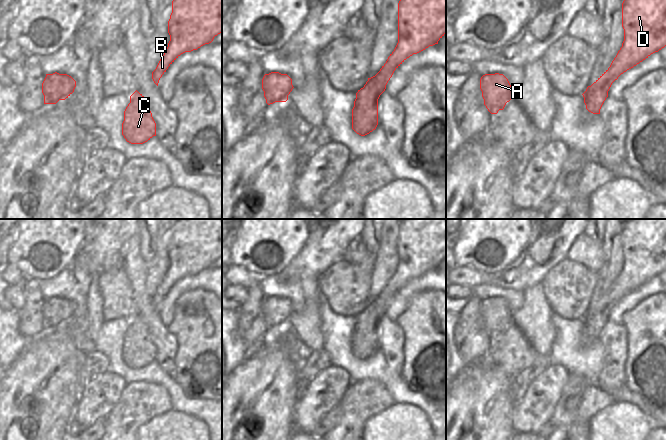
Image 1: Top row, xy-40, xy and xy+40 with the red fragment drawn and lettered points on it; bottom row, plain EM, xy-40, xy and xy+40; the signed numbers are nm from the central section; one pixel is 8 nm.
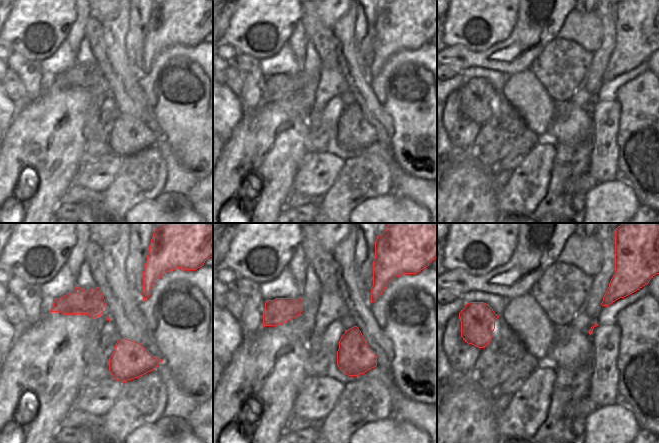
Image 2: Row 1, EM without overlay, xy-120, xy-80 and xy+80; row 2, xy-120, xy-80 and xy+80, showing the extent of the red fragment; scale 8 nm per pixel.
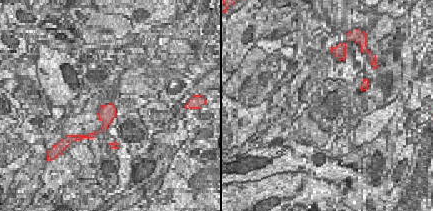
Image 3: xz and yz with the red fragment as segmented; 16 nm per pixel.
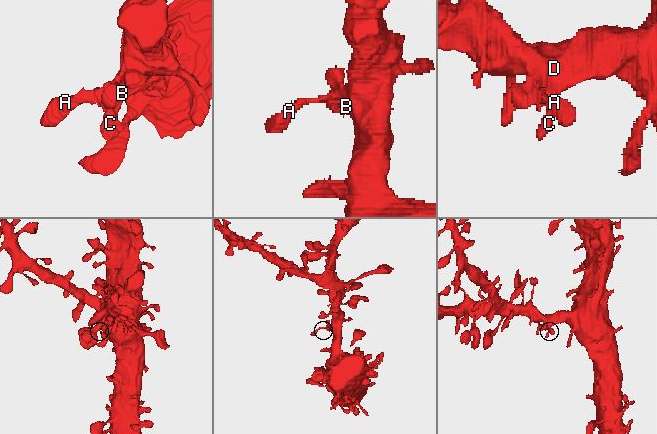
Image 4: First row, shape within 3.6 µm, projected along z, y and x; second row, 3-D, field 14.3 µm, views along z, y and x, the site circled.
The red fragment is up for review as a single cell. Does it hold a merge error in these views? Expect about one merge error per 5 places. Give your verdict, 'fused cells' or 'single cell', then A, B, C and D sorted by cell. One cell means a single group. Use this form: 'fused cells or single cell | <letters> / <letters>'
single cell | A B C D

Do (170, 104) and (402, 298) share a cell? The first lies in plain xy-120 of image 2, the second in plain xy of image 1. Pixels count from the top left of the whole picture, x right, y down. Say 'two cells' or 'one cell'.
two cells

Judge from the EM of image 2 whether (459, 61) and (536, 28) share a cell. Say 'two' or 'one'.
one

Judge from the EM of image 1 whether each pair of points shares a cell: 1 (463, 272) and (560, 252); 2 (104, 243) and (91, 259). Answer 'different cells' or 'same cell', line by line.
1: same cell
2: same cell

